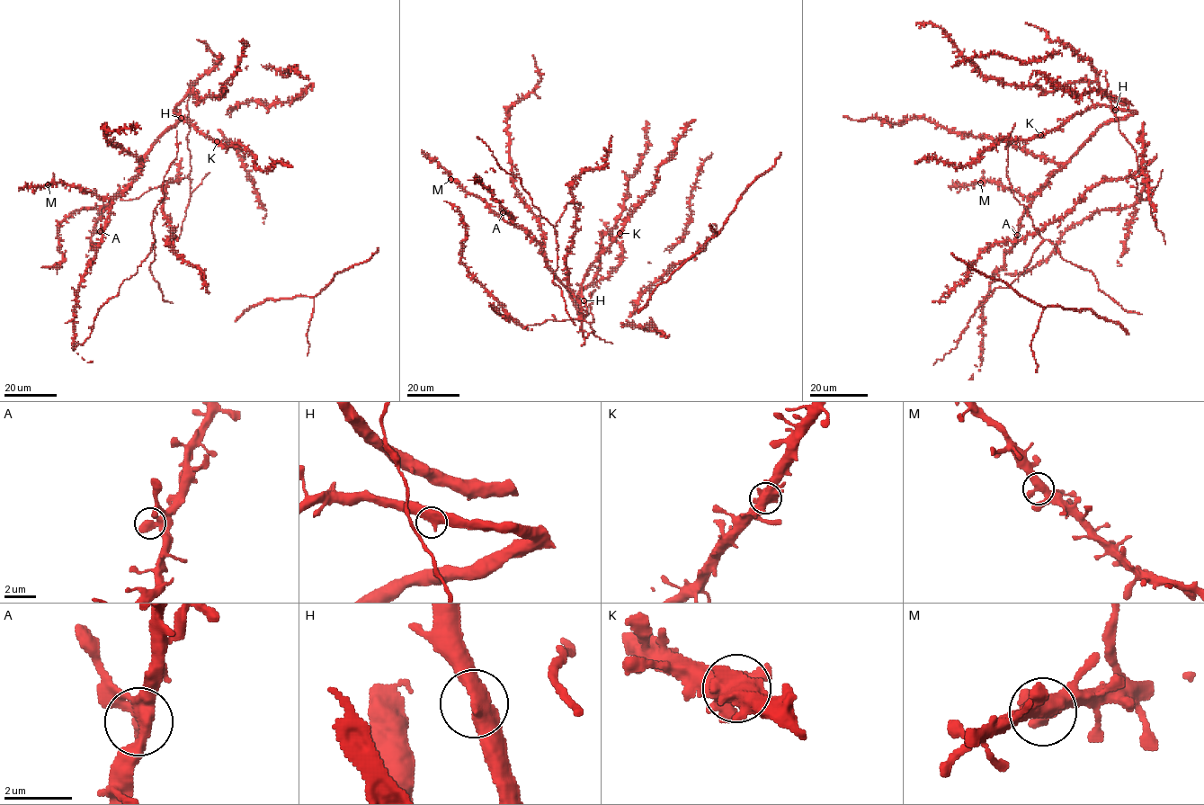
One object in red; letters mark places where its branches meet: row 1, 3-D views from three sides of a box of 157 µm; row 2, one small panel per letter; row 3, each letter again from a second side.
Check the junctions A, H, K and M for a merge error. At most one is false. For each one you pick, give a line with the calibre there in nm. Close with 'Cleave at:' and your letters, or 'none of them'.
Cleave at: none of them

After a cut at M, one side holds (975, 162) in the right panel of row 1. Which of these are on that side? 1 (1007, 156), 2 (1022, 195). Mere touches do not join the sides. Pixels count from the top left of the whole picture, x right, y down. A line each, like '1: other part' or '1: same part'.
1: other part
2: same part

